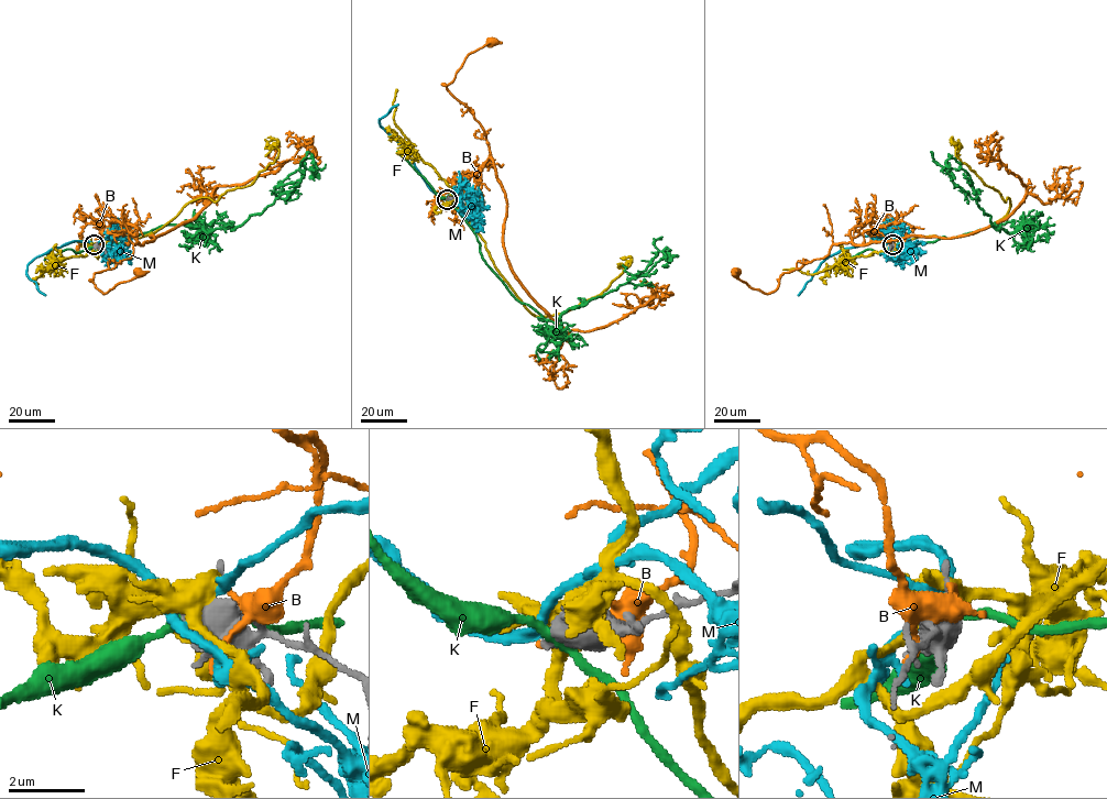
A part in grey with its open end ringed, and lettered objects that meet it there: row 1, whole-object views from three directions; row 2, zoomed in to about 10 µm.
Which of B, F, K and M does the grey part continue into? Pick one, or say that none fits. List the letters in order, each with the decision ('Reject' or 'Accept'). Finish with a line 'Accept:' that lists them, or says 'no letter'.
B: Reject
F: Reject
K: Reject
M: Reject
Accept: no letter

